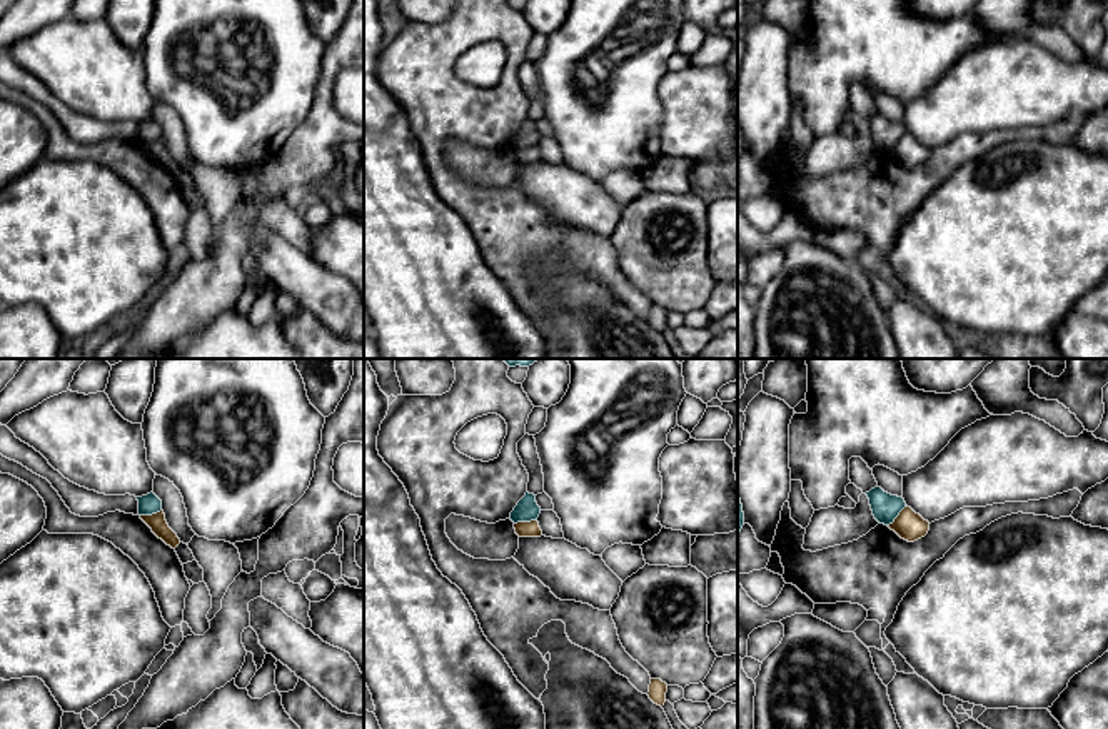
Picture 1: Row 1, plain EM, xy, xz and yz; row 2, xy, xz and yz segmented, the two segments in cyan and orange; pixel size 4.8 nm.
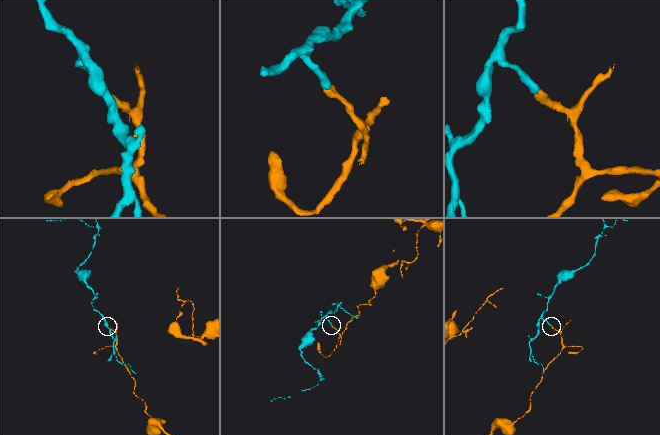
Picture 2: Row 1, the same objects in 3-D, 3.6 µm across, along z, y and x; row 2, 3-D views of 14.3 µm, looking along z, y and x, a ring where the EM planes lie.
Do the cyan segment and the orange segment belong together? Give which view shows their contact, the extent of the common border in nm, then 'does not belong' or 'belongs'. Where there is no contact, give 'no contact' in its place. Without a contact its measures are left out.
contact in xz; length 110 nm; does not belong

